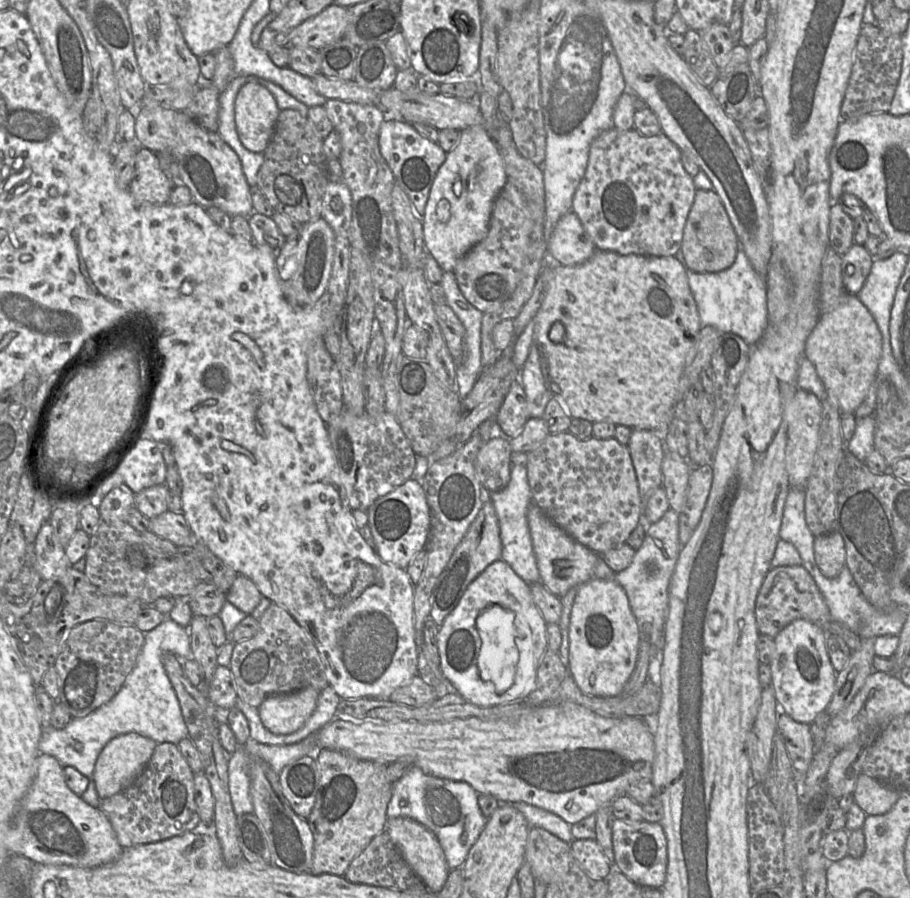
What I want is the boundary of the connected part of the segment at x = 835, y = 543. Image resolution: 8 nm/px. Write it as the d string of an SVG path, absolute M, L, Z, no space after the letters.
M837 531L820 535L814 539L814 559L823 576L835 578L846 560L844 540Z

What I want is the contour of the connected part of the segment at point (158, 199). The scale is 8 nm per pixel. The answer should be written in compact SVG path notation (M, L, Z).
M139 148L136 154L134 177L129 191L138 203L161 205L168 203L174 185L160 167L157 155L148 148Z

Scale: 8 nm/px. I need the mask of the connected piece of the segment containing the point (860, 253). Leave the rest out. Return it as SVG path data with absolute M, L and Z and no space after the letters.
M853 243L842 255L842 279L845 289L857 295L870 273L874 257L863 245Z

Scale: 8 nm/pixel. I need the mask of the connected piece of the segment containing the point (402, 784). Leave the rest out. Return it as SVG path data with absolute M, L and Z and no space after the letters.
M412 766L392 788L388 819L410 818L428 828L437 838L450 871L463 866L468 853L483 831L487 818L478 804L478 793L467 782L437 778Z

